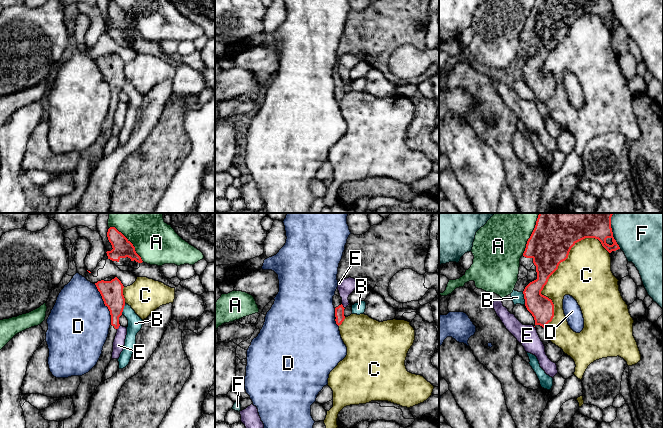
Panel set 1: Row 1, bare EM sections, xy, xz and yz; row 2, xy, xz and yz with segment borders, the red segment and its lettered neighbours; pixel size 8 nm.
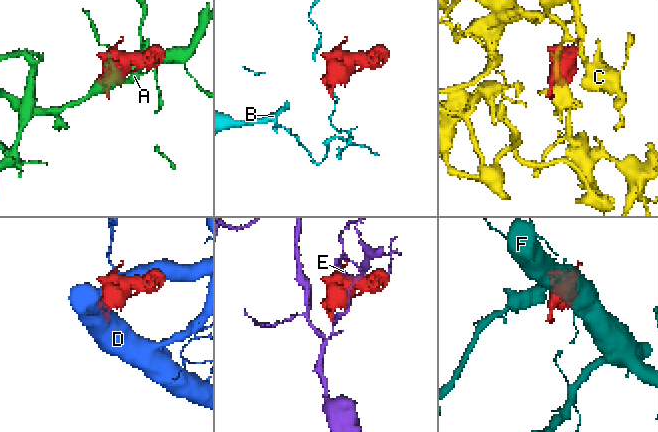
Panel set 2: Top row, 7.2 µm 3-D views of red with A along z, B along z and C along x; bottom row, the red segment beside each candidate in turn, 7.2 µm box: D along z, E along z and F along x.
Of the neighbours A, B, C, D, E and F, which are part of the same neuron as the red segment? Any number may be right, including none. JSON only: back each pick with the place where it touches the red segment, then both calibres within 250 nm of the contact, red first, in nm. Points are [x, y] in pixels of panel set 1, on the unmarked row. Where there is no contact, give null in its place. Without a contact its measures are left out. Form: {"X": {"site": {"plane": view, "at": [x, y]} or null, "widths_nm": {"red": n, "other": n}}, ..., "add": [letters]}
{"add": []}

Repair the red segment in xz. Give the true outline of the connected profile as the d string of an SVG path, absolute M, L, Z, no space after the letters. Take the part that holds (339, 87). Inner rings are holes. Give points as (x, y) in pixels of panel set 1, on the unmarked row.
M334 71L333 72L333 81L335 84L335 97L336 100L339 102L345 95L344 92L344 83L342 81L342 74L340 72Z

